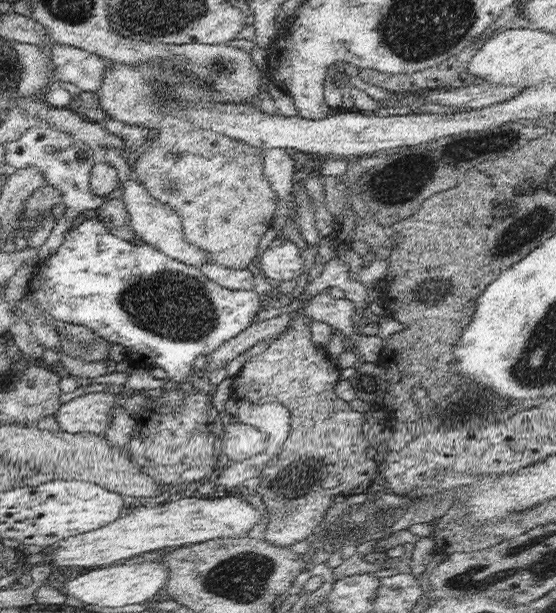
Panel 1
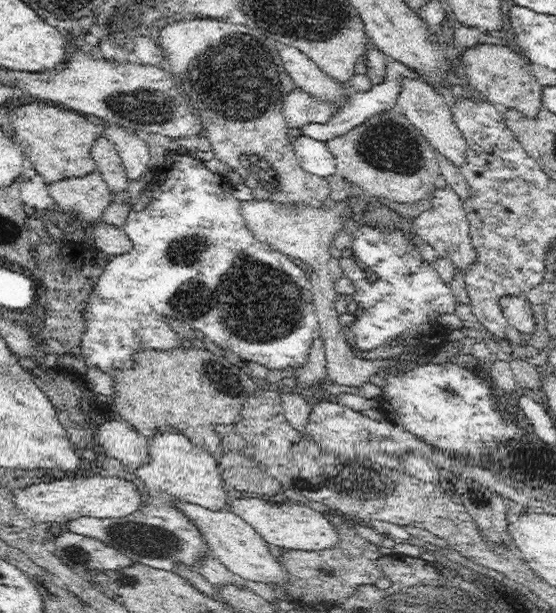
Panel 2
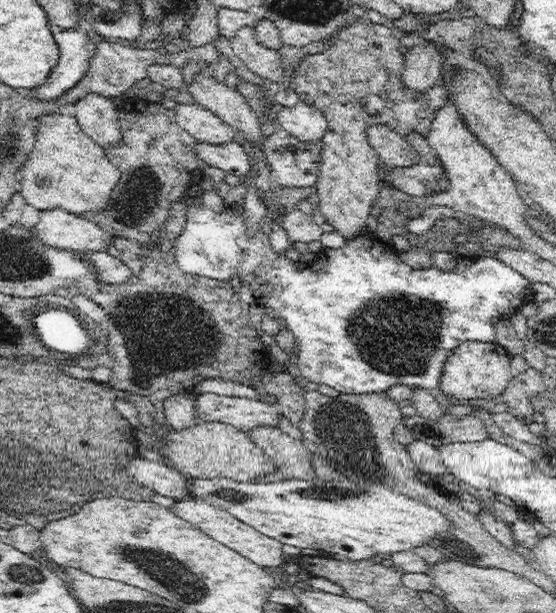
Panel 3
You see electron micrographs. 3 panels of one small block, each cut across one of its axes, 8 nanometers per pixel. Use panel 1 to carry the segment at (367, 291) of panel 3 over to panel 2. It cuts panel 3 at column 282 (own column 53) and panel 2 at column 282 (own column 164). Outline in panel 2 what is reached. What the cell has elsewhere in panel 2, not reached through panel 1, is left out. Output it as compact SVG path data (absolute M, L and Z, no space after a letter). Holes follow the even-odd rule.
M166 152L166 164L156 172L156 178L154 178L154 184L150 186L150 192L152 192L152 204L148 208L144 208L142 212L130 212L128 220L126 220L126 226L124 226L124 232L126 236L130 238L132 242L132 252L128 254L120 254L120 256L114 256L98 284L94 286L94 292L90 294L90 300L88 300L88 306L86 306L86 312L84 312L84 324L86 324L86 332L82 336L82 358L86 360L86 366L88 368L98 368L102 372L108 372L108 370L128 370L134 366L134 360L138 356L138 352L146 352L146 350L174 350L180 346L180 338L178 334L168 326L166 318L174 318L174 320L182 320L182 322L188 322L200 336L206 336L208 340L212 340L216 346L220 348L226 348L226 350L232 350L236 352L242 360L246 362L252 362L252 364L260 364L268 370L276 370L276 372L292 372L292 370L300 370L308 360L310 360L310 348L316 340L316 336L320 336L320 322L318 322L318 314L316 314L316 306L314 306L314 296L312 296L312 280L310 276L306 274L306 270L298 268L294 264L294 260L290 260L288 256L282 256L278 252L274 252L270 246L258 242L254 238L254 234L250 234L248 226L246 226L246 220L242 216L242 208L240 208L240 200L236 196L232 196L232 190L234 190L234 184L228 182L226 176L220 176L220 174L214 174L210 172L202 160L190 156L188 152L182 152L182 154L168 154Z

